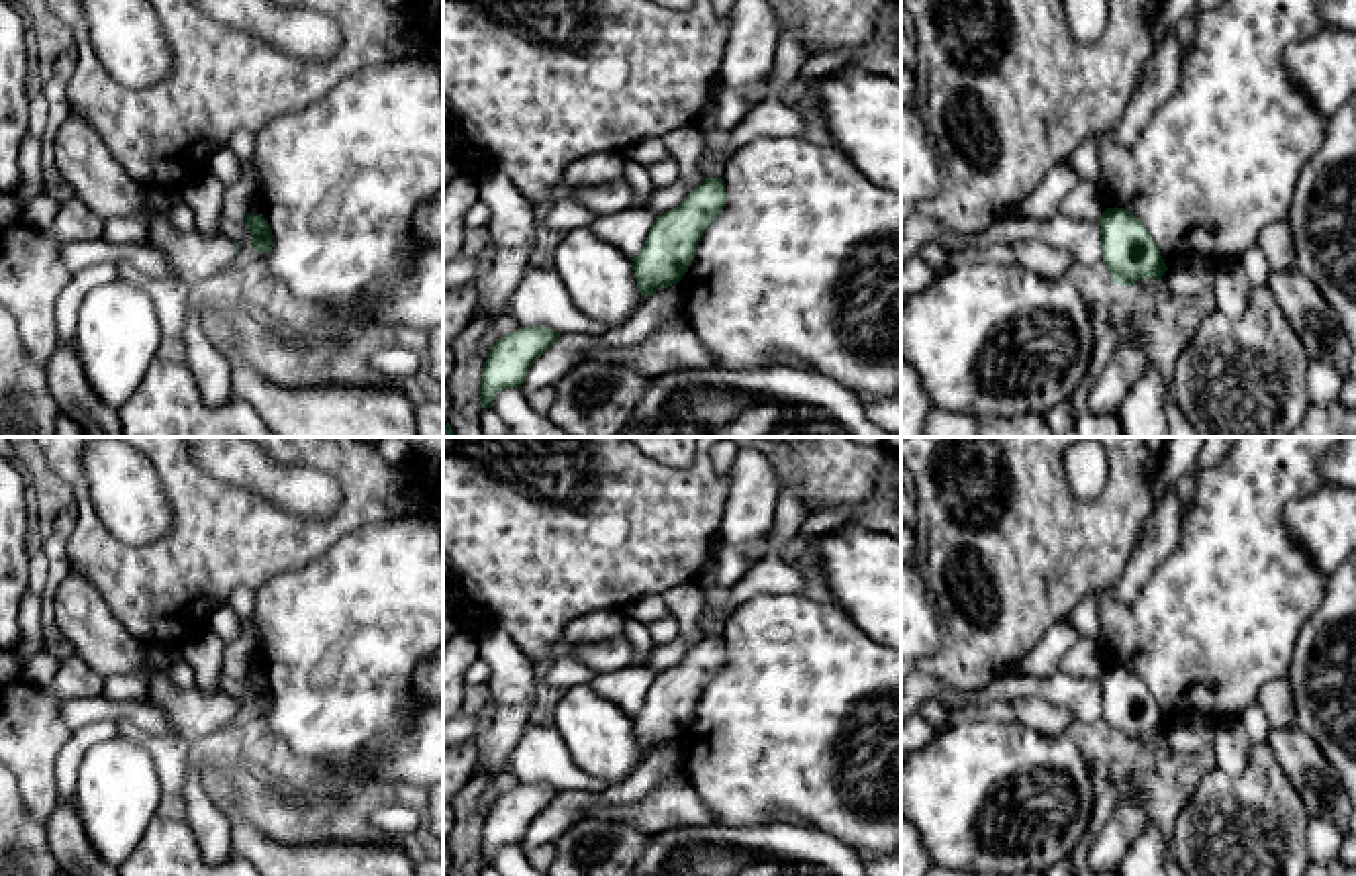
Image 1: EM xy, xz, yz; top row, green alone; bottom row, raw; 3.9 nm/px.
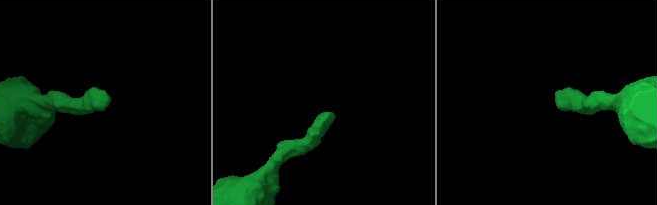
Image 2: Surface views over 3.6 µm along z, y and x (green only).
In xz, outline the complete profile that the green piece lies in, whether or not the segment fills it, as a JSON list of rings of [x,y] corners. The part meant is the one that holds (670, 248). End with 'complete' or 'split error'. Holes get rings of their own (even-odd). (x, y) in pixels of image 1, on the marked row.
[[[705,178],[680,206],[656,216],[645,247],[631,259],[643,298],[682,280],[705,229],[723,212],[725,202],[723,178]]]; complete

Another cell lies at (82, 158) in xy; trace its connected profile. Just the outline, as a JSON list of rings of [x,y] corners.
[[[76,112],[55,135],[55,165],[67,186],[102,221],[145,212],[149,190],[139,186],[102,137]]]

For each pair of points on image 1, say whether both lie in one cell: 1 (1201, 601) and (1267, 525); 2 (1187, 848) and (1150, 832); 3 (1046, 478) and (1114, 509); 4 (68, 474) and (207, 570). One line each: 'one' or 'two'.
1: one
2: two
3: one
4: one

